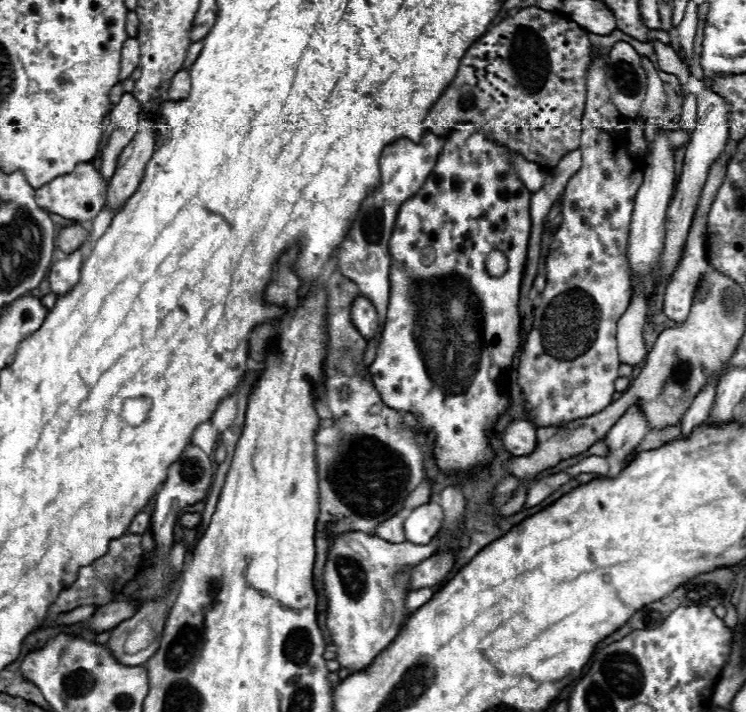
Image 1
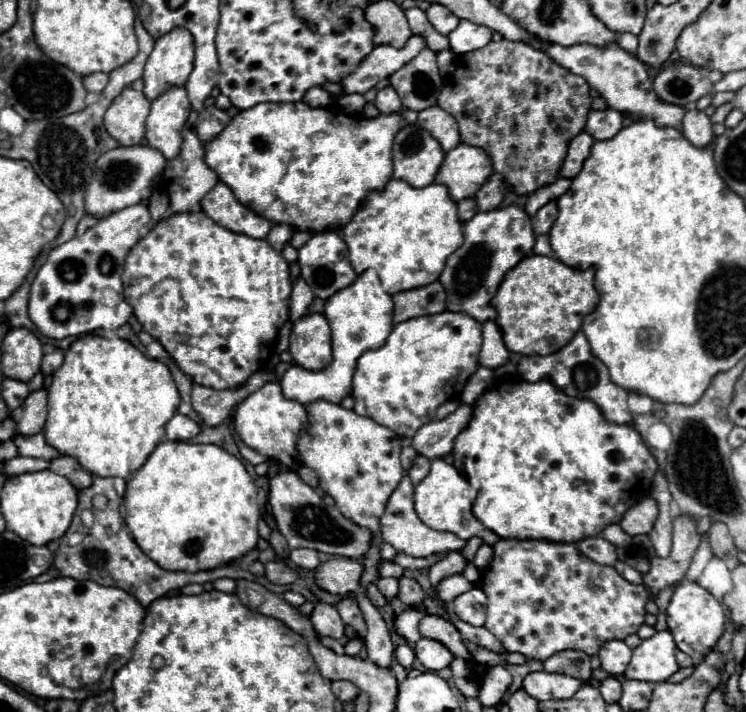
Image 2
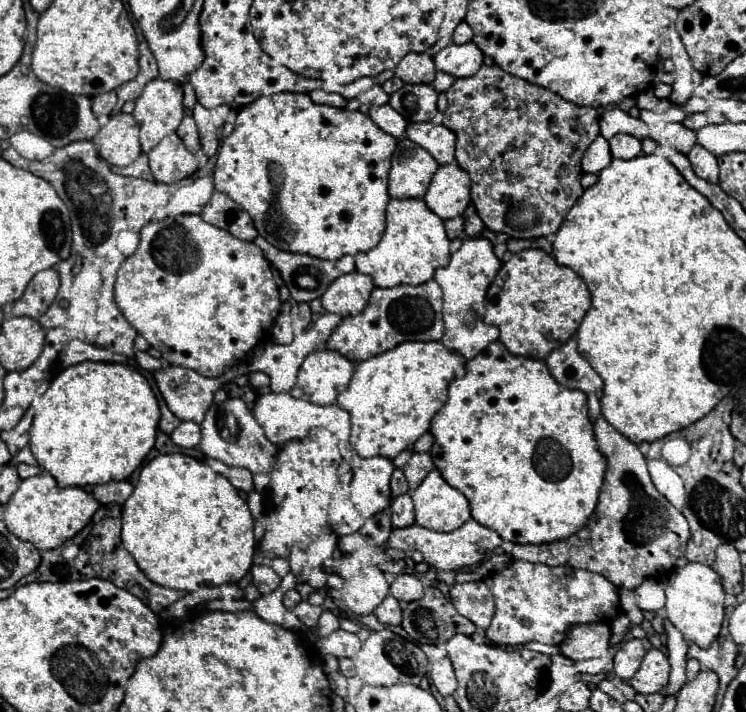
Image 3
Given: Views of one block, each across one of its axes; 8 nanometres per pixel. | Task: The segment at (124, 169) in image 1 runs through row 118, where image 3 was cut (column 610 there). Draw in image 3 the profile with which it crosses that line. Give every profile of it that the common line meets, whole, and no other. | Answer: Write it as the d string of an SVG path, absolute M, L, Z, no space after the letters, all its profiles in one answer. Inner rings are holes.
M616 134L614 138L608 140L610 142L610 150L614 158L622 158L622 160L630 160L642 154L642 144L638 138L628 136L628 134Z

